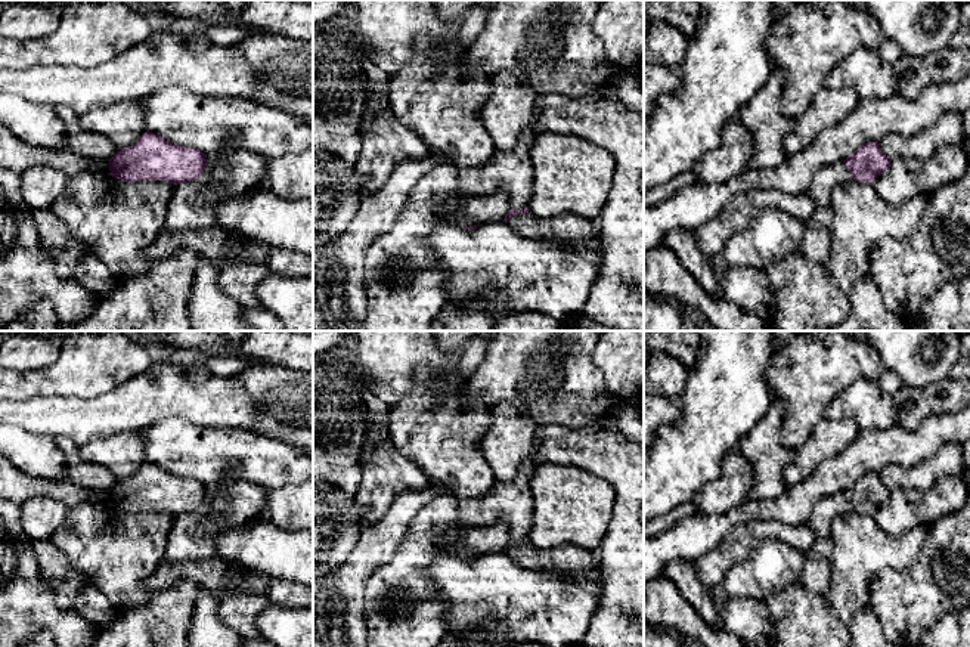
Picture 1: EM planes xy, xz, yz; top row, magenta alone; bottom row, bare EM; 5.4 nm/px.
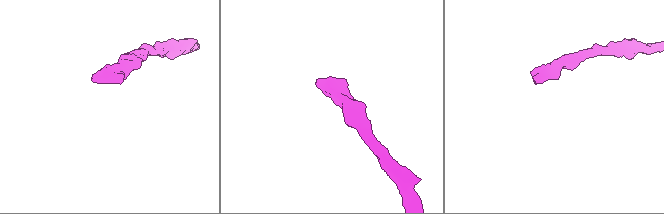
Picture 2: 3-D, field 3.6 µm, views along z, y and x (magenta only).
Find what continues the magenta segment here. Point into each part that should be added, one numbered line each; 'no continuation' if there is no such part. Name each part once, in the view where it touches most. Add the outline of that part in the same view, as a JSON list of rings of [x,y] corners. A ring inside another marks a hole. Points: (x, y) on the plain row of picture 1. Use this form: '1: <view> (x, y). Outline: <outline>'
1: yz (830, 507). Outline: [[[843,492],[828,495],[814,505],[812,517],[809,518],[809,526],[812,527],[818,539],[830,536],[831,520],[852,511],[852,504]]]

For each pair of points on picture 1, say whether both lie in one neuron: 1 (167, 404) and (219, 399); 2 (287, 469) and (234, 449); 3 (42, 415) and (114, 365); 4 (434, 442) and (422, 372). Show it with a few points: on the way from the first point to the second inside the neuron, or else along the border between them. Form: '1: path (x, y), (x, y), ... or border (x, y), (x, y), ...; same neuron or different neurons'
1: path (180, 399), (205, 399); same neuron
2: path (273, 464), (247, 455); same neuron
3: border (102, 392), (92, 398), (33, 398); different neurons
4: path (424, 424), (422, 390); same neuron

